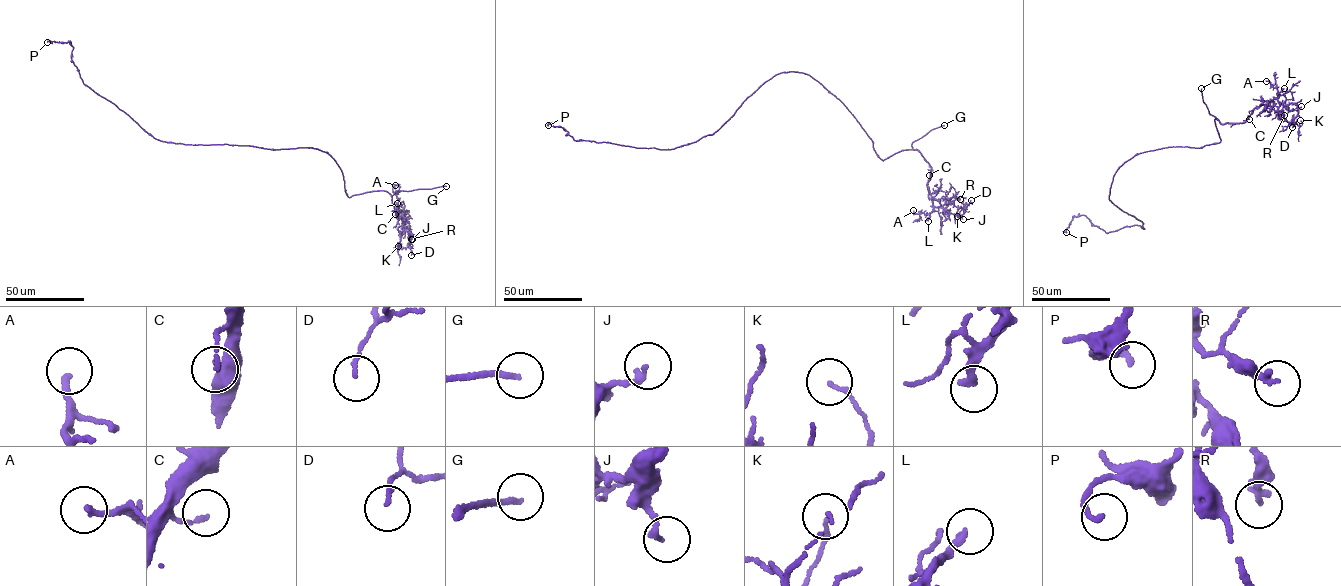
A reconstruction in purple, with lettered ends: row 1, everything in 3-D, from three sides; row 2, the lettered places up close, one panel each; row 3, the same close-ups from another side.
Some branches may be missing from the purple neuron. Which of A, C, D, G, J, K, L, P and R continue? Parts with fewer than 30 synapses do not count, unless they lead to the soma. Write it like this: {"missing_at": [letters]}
{"missing_at": ["G", "L"]}

